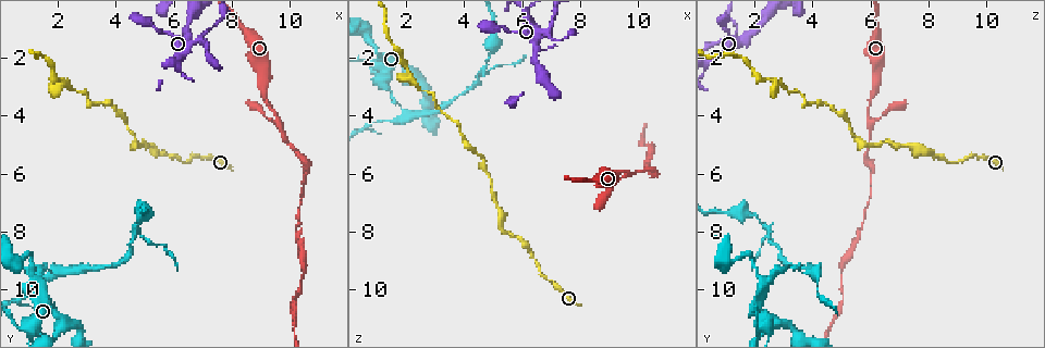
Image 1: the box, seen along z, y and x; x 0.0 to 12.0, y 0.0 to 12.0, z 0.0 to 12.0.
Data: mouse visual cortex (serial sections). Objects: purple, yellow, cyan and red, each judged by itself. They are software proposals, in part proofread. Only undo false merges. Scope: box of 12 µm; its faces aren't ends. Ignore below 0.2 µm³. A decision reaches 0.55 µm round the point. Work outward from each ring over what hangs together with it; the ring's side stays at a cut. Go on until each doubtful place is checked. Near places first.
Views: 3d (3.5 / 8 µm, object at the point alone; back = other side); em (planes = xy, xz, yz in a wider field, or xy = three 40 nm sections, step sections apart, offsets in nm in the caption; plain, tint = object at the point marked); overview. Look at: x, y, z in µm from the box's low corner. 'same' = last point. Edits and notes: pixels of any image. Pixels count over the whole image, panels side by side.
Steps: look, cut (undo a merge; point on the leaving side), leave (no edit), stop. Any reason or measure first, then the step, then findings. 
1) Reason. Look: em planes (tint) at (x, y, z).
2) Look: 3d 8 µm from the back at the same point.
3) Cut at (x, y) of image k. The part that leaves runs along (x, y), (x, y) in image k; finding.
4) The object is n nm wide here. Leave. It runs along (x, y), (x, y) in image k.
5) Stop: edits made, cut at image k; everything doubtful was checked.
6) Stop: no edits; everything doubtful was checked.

Three arms meet. Look: 3d 3.5 µm at (1.2, 9.7, 2.5).

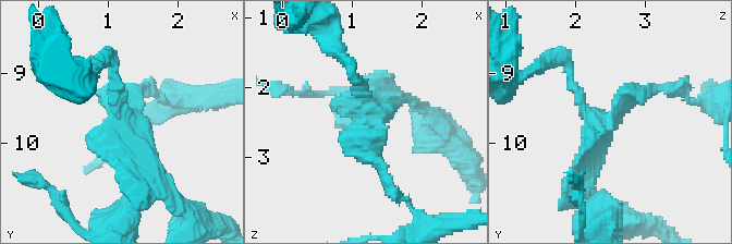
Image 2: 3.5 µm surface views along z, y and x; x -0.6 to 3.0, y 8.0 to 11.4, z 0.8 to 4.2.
Look: em planes (tint) at (1.25, 9.80, 2.40).

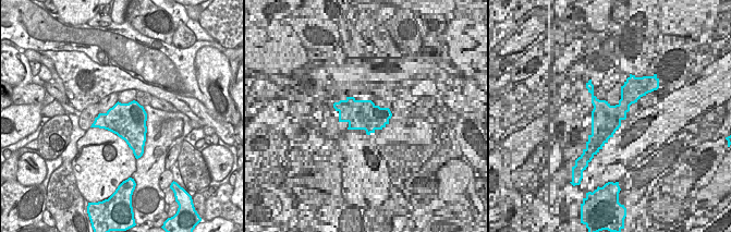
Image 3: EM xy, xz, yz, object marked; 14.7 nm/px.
Leave. It runs along (578, 190), (604, 126), (657, 89) in image 2; one cell here.

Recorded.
Look: 3d 3.5 µm at (1.3, 9.3, 3.0).

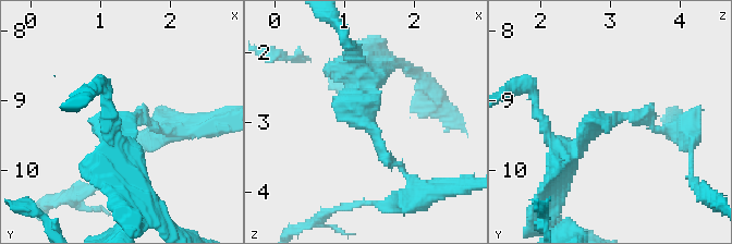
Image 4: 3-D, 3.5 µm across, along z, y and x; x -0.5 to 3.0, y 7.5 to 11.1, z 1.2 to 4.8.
Look: em xy step 5 (tint) at (1.35, 9.25, 3.05).

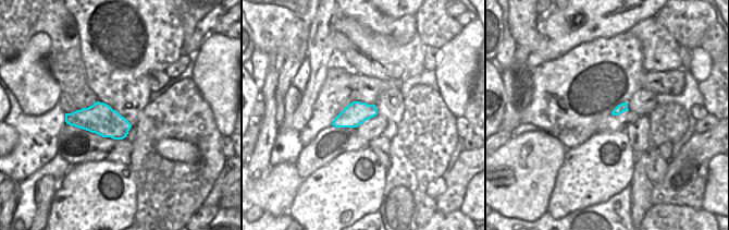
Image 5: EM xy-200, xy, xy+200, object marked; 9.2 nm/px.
Leave. It runs along (370, 78), (361, 118), (407, 175) in image 4; all the same cell.

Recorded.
Narrows sharply. Look: 3d 8 µm at (2.1, 2.8, 2.4).

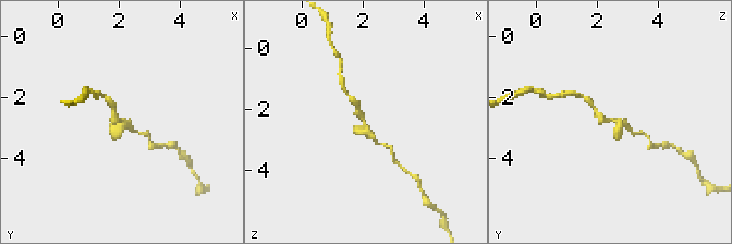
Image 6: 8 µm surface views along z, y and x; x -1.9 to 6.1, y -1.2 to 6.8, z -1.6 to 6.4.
Shape alone is not enough. Look: em xy step 5 (tint) at (2.1, 2.7, 2.5).

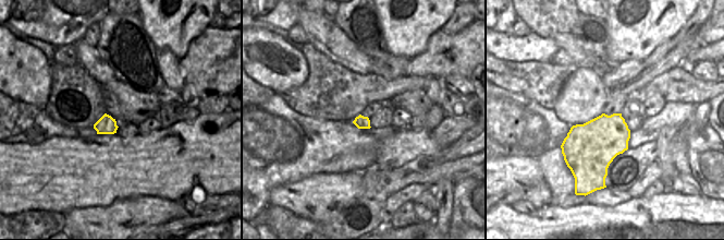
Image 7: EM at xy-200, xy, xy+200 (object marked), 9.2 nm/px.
Leave. All the same cell.

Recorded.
Thick turns thin. Look: 3d 3.5 µm at (2.0, 9.5, 4.0).

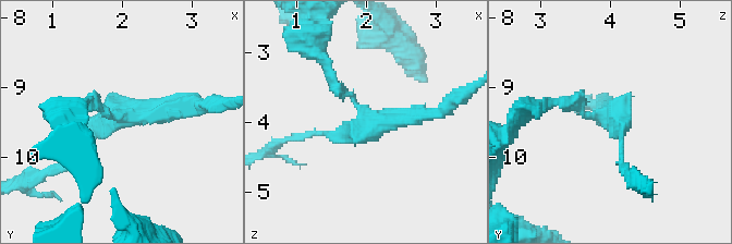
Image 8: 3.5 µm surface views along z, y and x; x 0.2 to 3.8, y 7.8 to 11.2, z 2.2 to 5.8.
3 arms meet here; the arms are 100, 150, 200 nm wide. Look: em xy step 1 (plain) at (2.10, 9.45, 3.95).

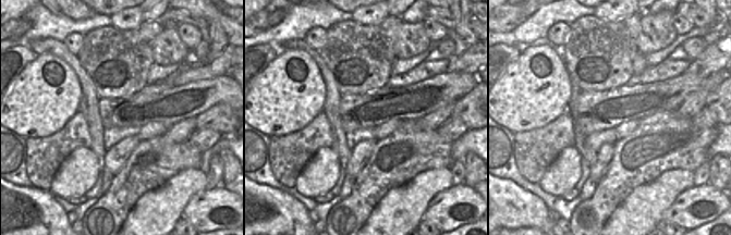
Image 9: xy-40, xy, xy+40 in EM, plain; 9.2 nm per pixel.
Look: em xy step 1 (tint) at the same point.

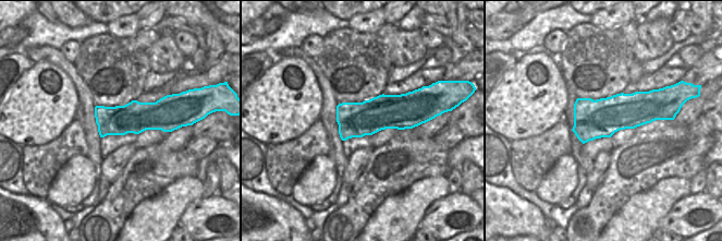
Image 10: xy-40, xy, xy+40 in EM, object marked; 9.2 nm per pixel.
Leave. All the same cell.

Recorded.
Stop: no edits; everything doubtful was checked.

